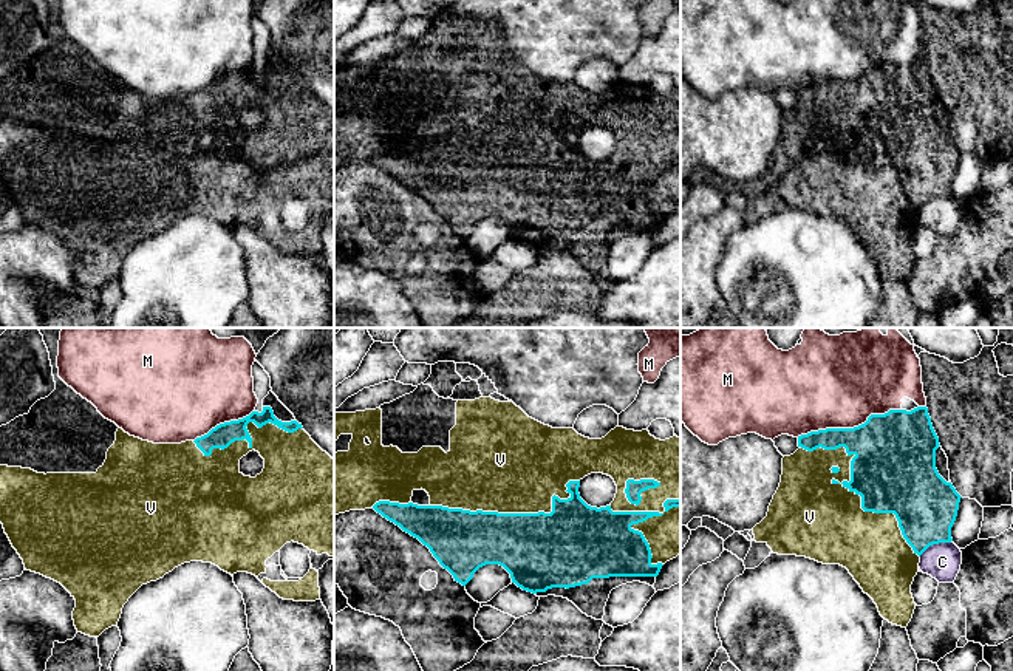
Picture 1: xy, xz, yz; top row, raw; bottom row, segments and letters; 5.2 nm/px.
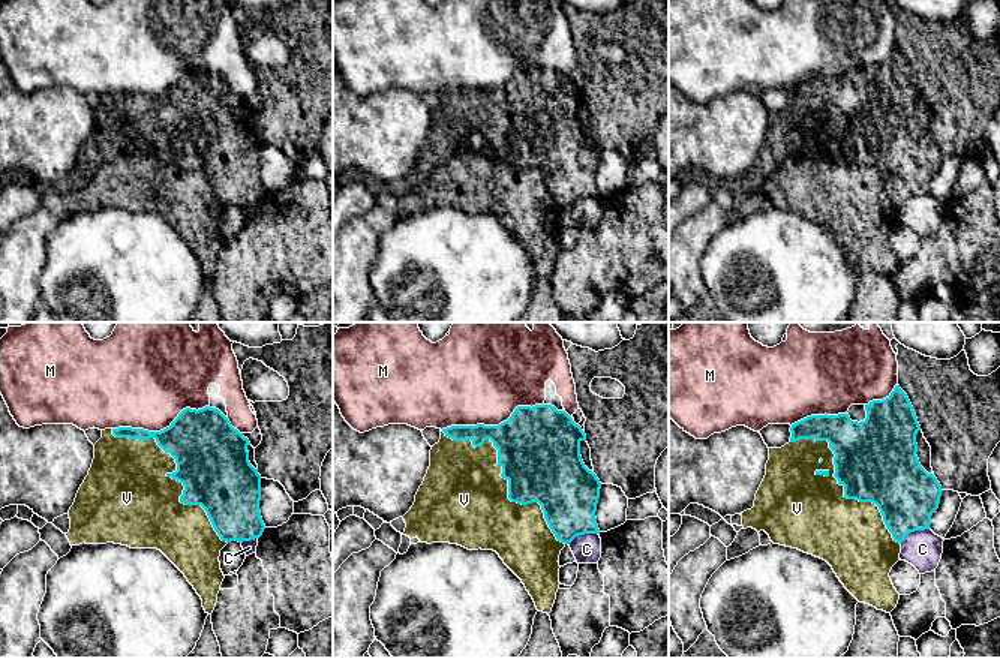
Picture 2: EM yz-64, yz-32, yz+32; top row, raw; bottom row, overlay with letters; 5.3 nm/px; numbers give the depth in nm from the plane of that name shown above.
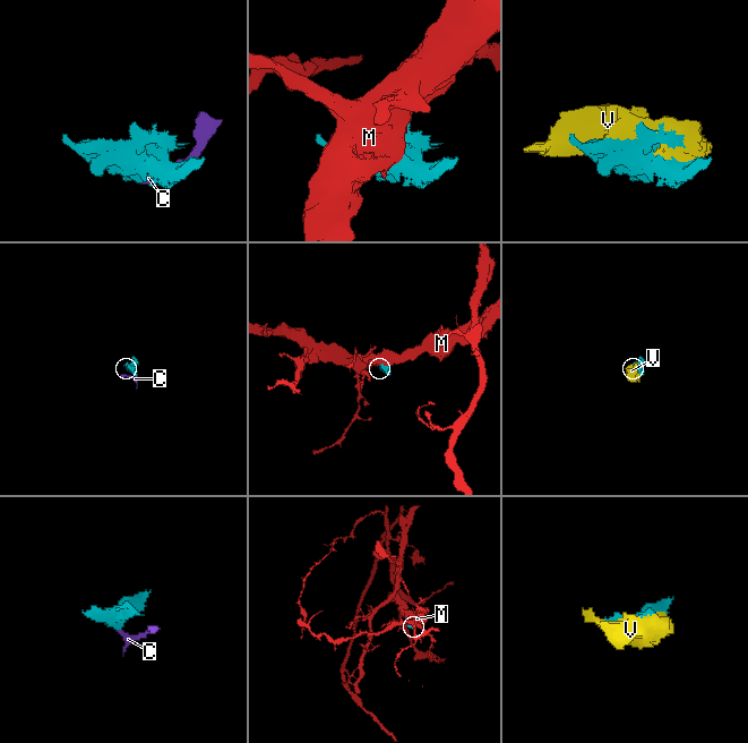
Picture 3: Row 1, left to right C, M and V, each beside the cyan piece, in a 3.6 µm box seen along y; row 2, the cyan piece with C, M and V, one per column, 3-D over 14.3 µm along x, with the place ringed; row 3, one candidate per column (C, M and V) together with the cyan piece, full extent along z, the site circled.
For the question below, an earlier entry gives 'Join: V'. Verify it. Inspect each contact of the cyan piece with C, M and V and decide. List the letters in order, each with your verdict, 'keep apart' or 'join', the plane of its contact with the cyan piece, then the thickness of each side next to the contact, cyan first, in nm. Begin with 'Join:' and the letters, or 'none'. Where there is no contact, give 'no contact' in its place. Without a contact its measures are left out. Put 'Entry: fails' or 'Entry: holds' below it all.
Join: V
C: keep apart; meets cyan in yz; 320 nm thick on the cyan side, 190 nm on the other
M: keep apart; meets cyan in yz; 380 nm thick on the cyan side, 440 nm on the other
V: join; meets cyan in yz; 440 nm thick on the cyan side, 420 nm on the other
Entry: holds

